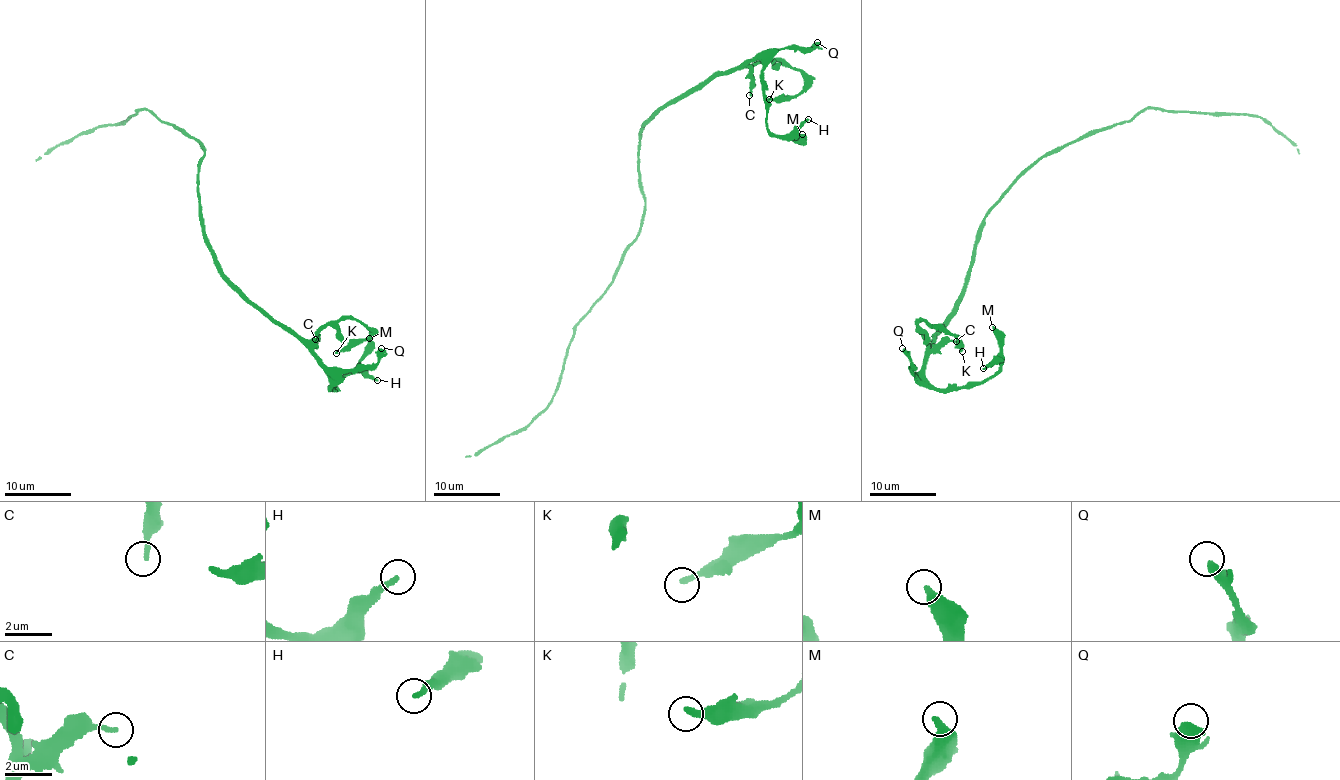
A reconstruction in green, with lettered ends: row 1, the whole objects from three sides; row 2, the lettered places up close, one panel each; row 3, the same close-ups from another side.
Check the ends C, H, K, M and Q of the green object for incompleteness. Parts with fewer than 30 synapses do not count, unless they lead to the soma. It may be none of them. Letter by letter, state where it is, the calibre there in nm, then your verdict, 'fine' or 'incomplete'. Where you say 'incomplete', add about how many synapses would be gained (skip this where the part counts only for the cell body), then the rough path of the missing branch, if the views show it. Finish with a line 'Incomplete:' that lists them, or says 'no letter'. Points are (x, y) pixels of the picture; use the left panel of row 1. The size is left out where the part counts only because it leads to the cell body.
C: place (315, 339); calibre 240 nm; fine
H: place (377, 380); calibre 240 nm; fine
K: place (336, 353); calibre 260 nm; fine
M: place (369, 338); calibre 400 nm; fine
Q: place (381, 348); calibre 550 nm; fine
Incomplete: no letter

